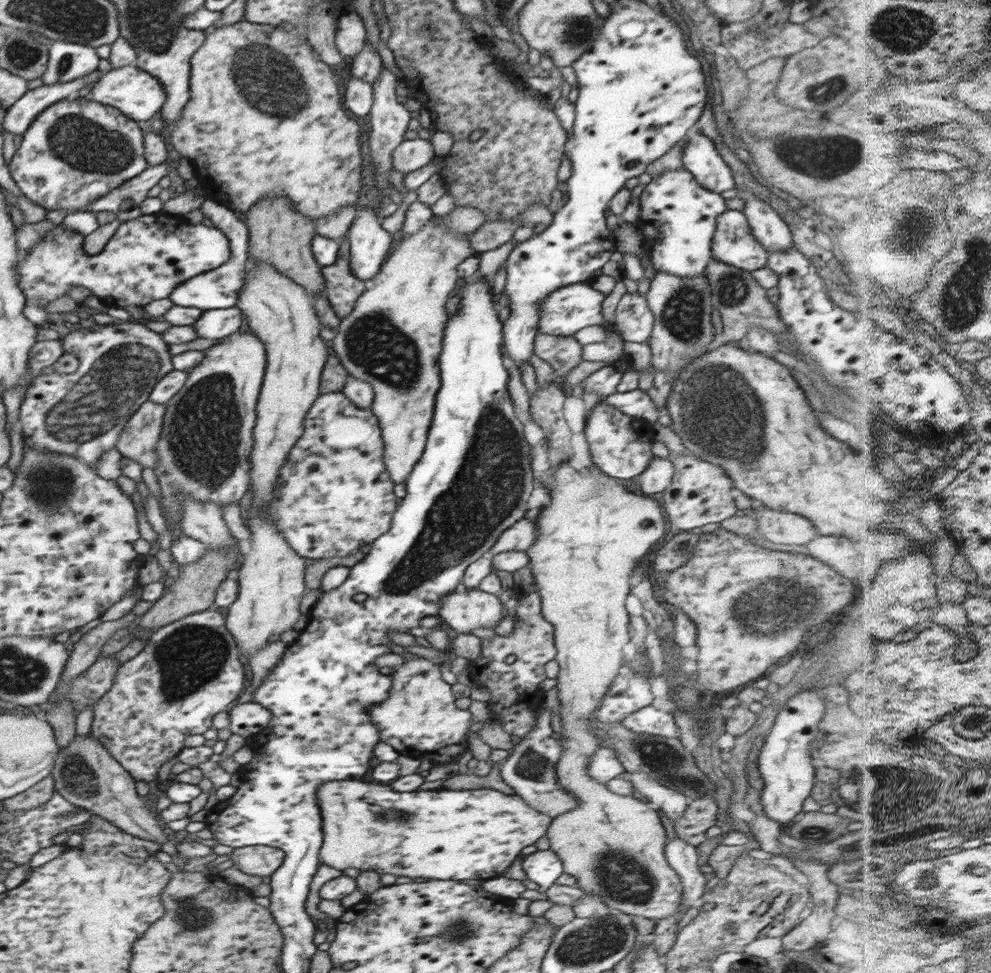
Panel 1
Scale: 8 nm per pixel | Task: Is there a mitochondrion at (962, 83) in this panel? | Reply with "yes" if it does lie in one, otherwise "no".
no

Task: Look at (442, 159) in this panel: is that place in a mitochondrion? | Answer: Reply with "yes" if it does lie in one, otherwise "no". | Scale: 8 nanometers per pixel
no

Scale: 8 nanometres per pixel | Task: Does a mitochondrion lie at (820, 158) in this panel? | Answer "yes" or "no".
yes

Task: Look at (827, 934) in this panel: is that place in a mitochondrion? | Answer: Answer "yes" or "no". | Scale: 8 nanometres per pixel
no

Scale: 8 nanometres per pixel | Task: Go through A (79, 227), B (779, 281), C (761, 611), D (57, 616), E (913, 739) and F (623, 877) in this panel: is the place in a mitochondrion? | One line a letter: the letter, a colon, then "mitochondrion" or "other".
A: other
B: other
C: mitochondrion
D: other
E: other
F: mitochondrion

